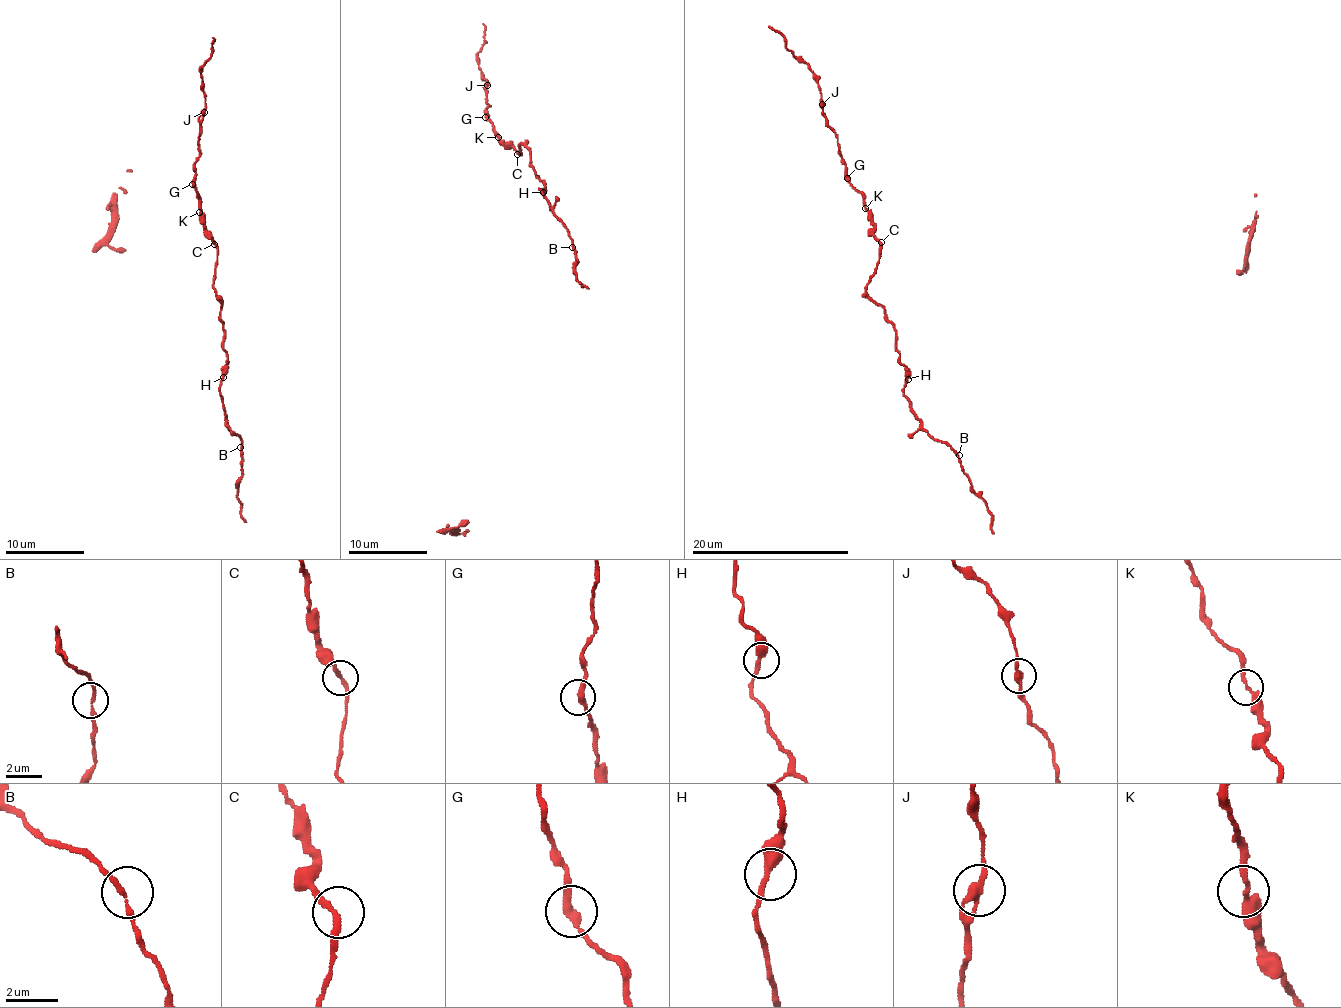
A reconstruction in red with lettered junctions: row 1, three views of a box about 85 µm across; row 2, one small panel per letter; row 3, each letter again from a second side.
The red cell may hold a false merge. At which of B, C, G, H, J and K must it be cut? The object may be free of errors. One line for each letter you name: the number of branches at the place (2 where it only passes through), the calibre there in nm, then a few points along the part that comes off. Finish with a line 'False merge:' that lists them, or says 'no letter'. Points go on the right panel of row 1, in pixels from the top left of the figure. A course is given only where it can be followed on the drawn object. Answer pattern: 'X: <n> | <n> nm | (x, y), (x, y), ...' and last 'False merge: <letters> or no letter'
False merge: no letter

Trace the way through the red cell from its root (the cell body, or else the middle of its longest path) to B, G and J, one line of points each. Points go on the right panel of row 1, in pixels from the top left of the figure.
B: (905, 378), (903, 396), (910, 402), (914, 416), (934, 439), (947, 443), (959, 455)
G: (905, 378), (906, 367), (896, 349), (896, 330), (867, 294), (869, 278), (879, 260), (872, 212), (847, 178)
J: (905, 378), (896, 330), (867, 294), (879, 260), (872, 212), (849, 182), (838, 135), (822, 104)

